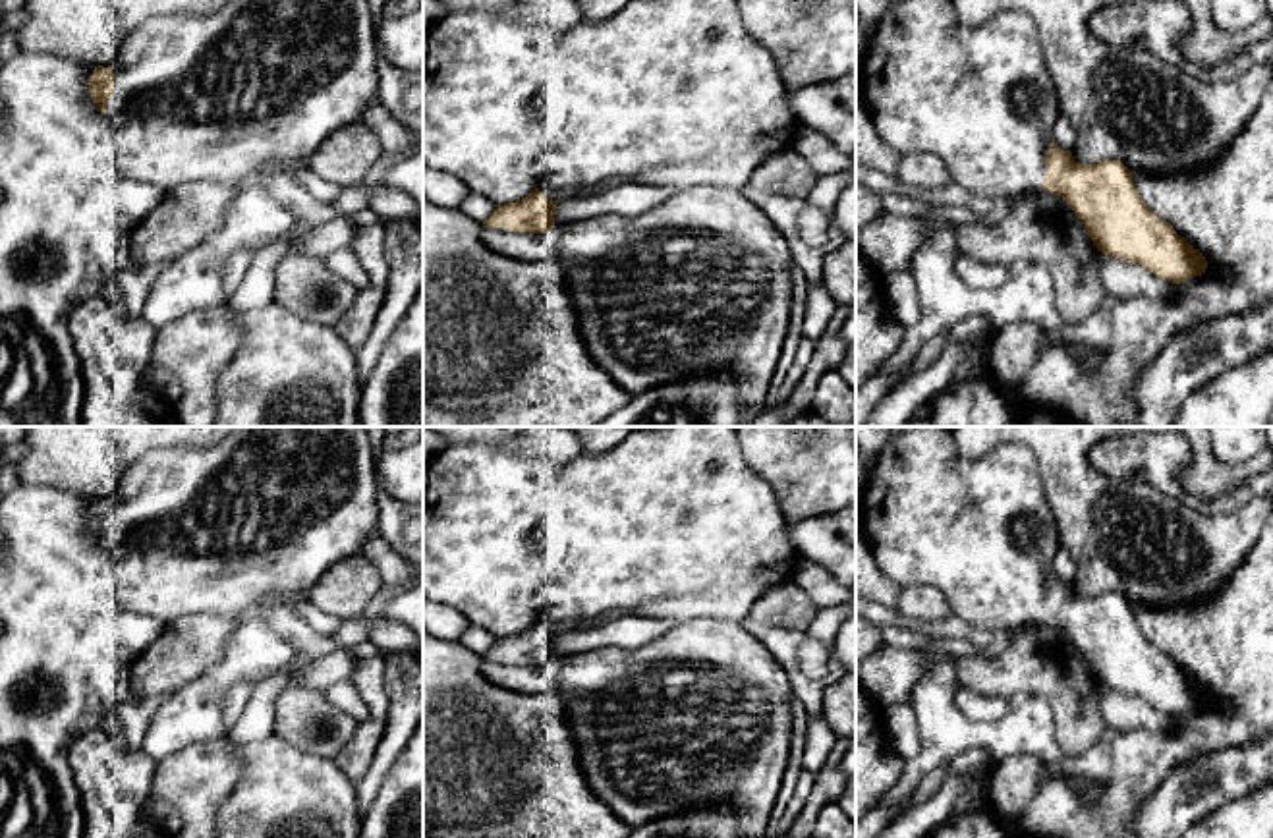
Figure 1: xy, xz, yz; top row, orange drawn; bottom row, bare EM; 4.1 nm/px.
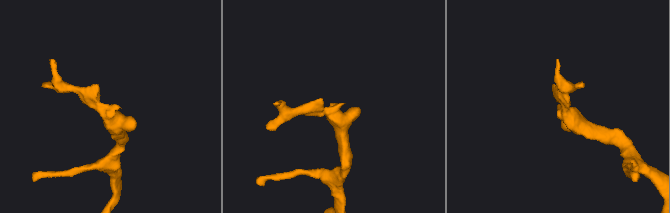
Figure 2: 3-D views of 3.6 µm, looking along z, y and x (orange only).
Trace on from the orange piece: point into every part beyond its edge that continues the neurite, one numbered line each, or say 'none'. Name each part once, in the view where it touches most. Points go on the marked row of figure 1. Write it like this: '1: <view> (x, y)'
1: yz (982, 97)

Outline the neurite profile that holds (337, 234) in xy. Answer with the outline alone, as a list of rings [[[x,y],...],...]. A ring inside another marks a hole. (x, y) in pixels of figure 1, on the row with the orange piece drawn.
[[[338,216],[319,226],[305,239],[292,245],[286,255],[296,253],[325,261],[330,253],[350,247],[354,239],[354,232],[355,226],[350,222],[350,218]]]

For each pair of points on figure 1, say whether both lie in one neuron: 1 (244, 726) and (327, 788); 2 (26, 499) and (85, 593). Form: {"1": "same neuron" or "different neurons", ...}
{"1": "different neurons", "2": "same neuron"}

